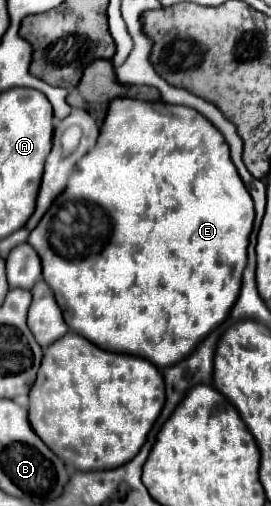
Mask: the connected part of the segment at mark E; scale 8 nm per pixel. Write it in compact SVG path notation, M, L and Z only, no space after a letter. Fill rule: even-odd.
M116 98L108 106L108 114L100 126L96 144L76 162L66 190L54 200L50 210L30 232L28 242L40 256L42 278L54 292L62 316L66 318L66 324L72 332L78 332L102 350L140 356L148 362L154 362L154 366L158 368L168 368L182 362L182 358L188 358L192 350L204 340L204 336L208 336L216 326L220 326L232 310L242 284L242 272L246 266L246 246L252 222L254 202L250 202L250 194L230 160L230 148L214 124L210 124L194 108L134 98Z

